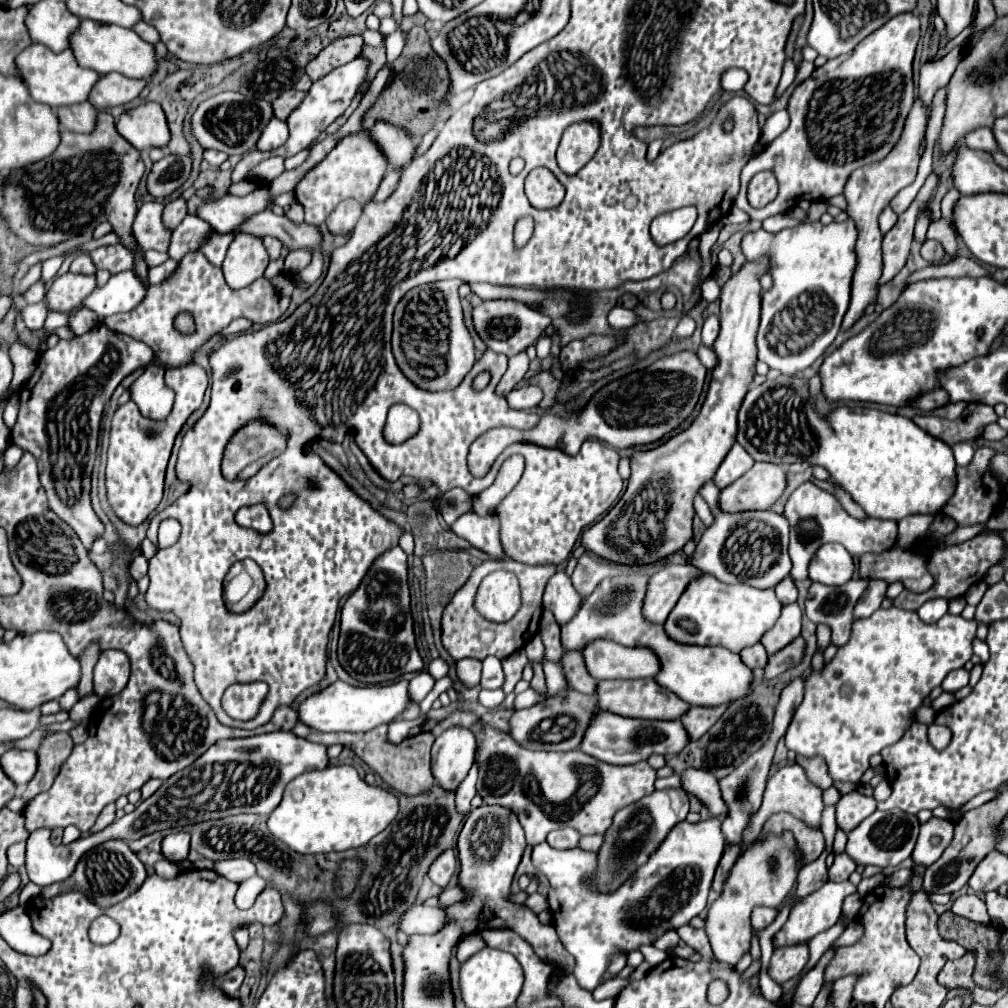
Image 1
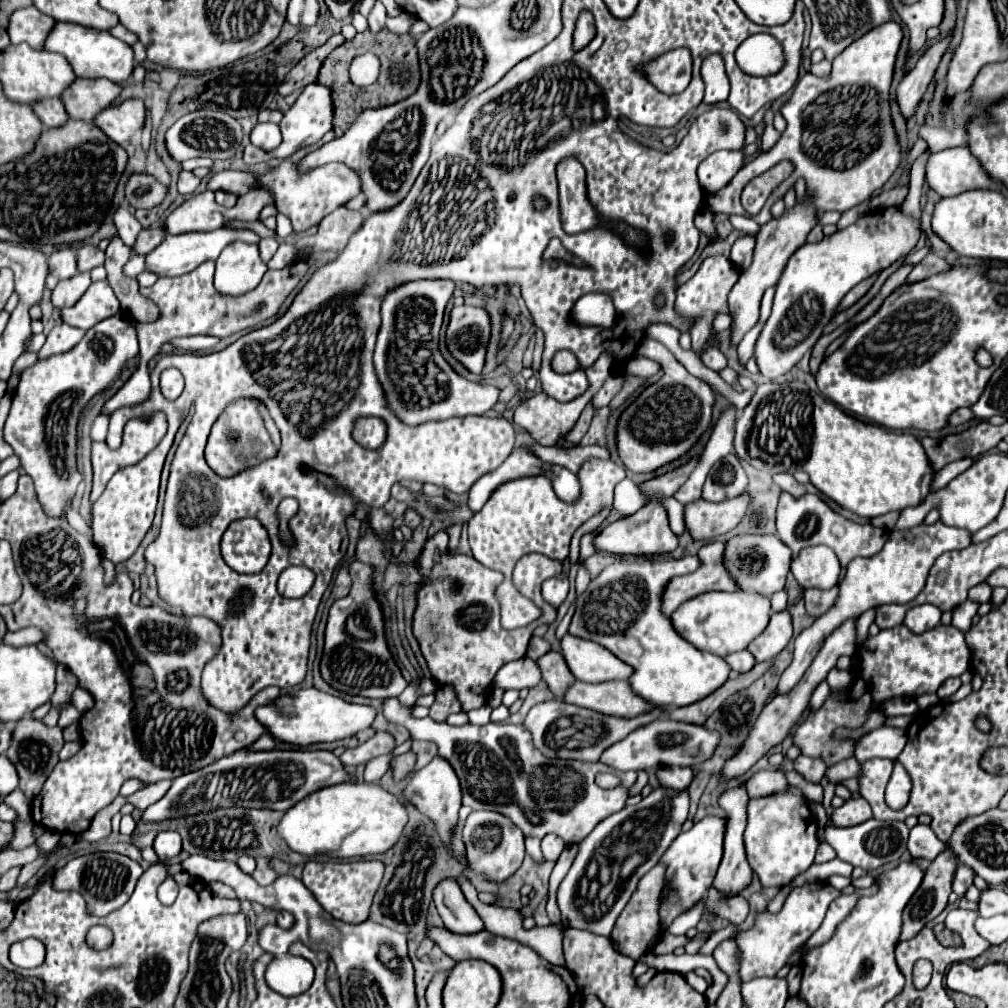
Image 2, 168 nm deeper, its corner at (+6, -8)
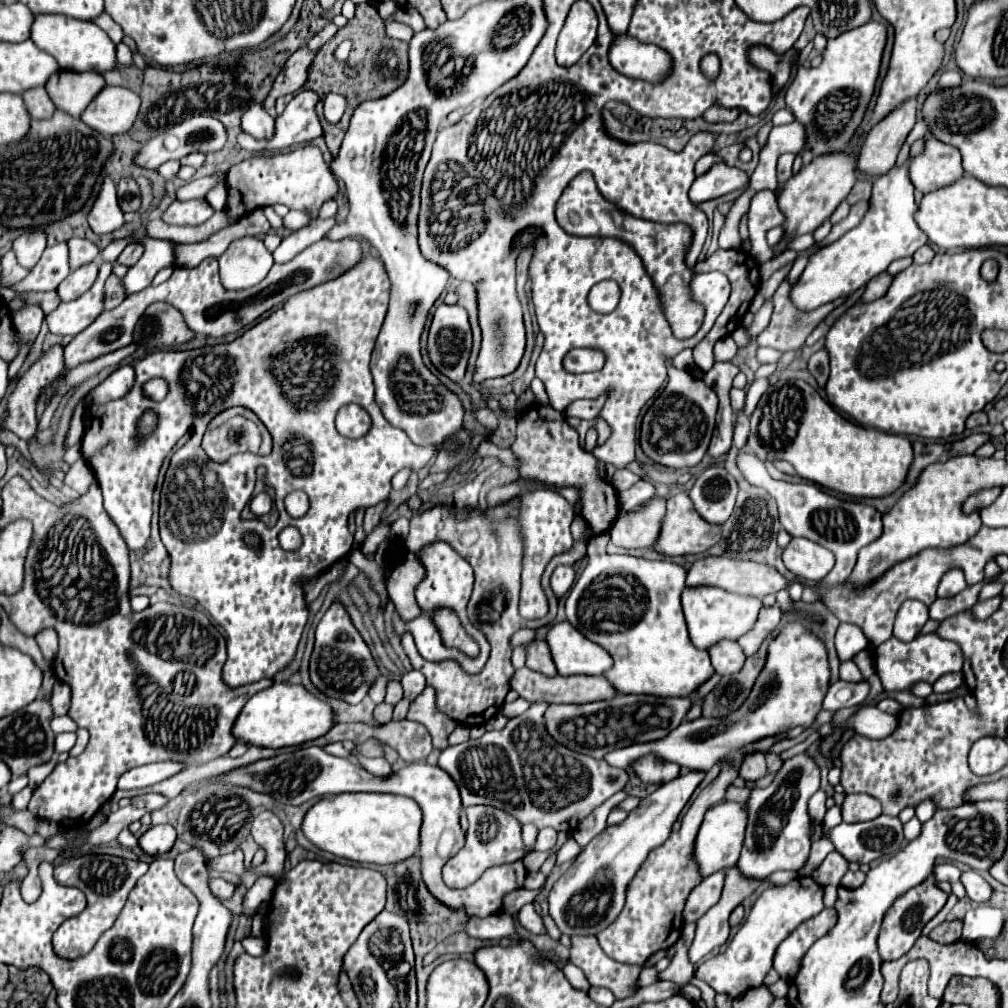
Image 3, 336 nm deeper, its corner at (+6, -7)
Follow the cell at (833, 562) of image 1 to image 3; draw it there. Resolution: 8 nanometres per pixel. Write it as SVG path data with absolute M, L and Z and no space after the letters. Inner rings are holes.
M804 537L792 539L792 543L782 551L782 561L796 577L812 581L824 579L834 567L834 555Z

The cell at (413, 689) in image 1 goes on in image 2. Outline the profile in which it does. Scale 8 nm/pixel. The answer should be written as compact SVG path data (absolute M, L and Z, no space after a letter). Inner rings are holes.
M388 698L384 702L384 716L388 722L404 726L412 738L432 740L438 744L438 754L452 764L452 768L456 770L456 774L460 778L462 796L464 796L466 806L470 806L472 810L494 810L494 812L508 816L524 832L524 836L544 838L546 834L554 832L568 846L580 844L596 828L598 822L602 822L606 816L610 816L626 806L626 800L630 796L628 794L630 786L634 786L634 782L636 782L636 772L618 772L616 776L620 778L620 786L602 790L594 782L594 778L598 772L612 772L610 766L604 766L600 762L550 760L532 746L530 734L522 726L490 722L486 726L474 726L474 724L454 726L454 730L452 730L452 726L446 722L436 722L432 718L414 718L412 710L414 710L414 706L402 706L398 698Z

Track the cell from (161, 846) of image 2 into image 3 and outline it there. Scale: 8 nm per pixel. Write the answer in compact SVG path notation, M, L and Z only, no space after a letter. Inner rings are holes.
M154 825L138 837L138 845L146 855L160 857L166 855L176 841L176 831L170 825Z

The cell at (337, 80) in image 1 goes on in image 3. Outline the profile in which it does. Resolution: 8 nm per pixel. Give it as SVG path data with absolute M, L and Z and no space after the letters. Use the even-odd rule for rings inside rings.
M300 91L284 109L282 115L276 117L276 131L272 139L254 139L248 133L238 135L238 145L248 151L262 149L284 149L298 143L314 141L322 135L322 127L318 115L314 111L318 103L318 95L312 91Z

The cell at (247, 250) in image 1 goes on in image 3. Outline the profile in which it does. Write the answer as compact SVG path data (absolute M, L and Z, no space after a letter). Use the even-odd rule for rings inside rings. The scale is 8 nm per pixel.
M242 237L218 257L220 281L226 289L248 289L258 285L274 265L272 253L258 237Z

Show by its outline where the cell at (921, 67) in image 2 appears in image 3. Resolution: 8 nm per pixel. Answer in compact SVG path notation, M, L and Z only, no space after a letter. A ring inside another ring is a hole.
M916 99L906 101L902 107L894 109L886 119L882 119L866 137L862 147L858 169L868 177L886 175L902 149L910 129L916 123Z

